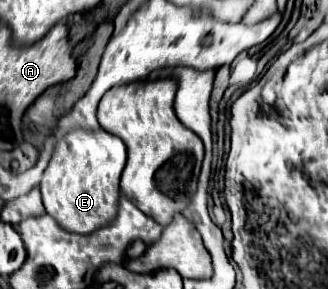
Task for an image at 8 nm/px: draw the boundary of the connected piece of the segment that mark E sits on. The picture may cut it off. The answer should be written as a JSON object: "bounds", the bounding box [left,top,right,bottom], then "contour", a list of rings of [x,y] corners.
{"bounds":[41,128,127,234],"contour":[[[73,128],[63,136],[51,156],[51,162],[41,180],[41,196],[45,210],[65,230],[87,234],[107,226],[117,214],[119,178],[125,168],[127,150],[121,138],[99,130]]]}

